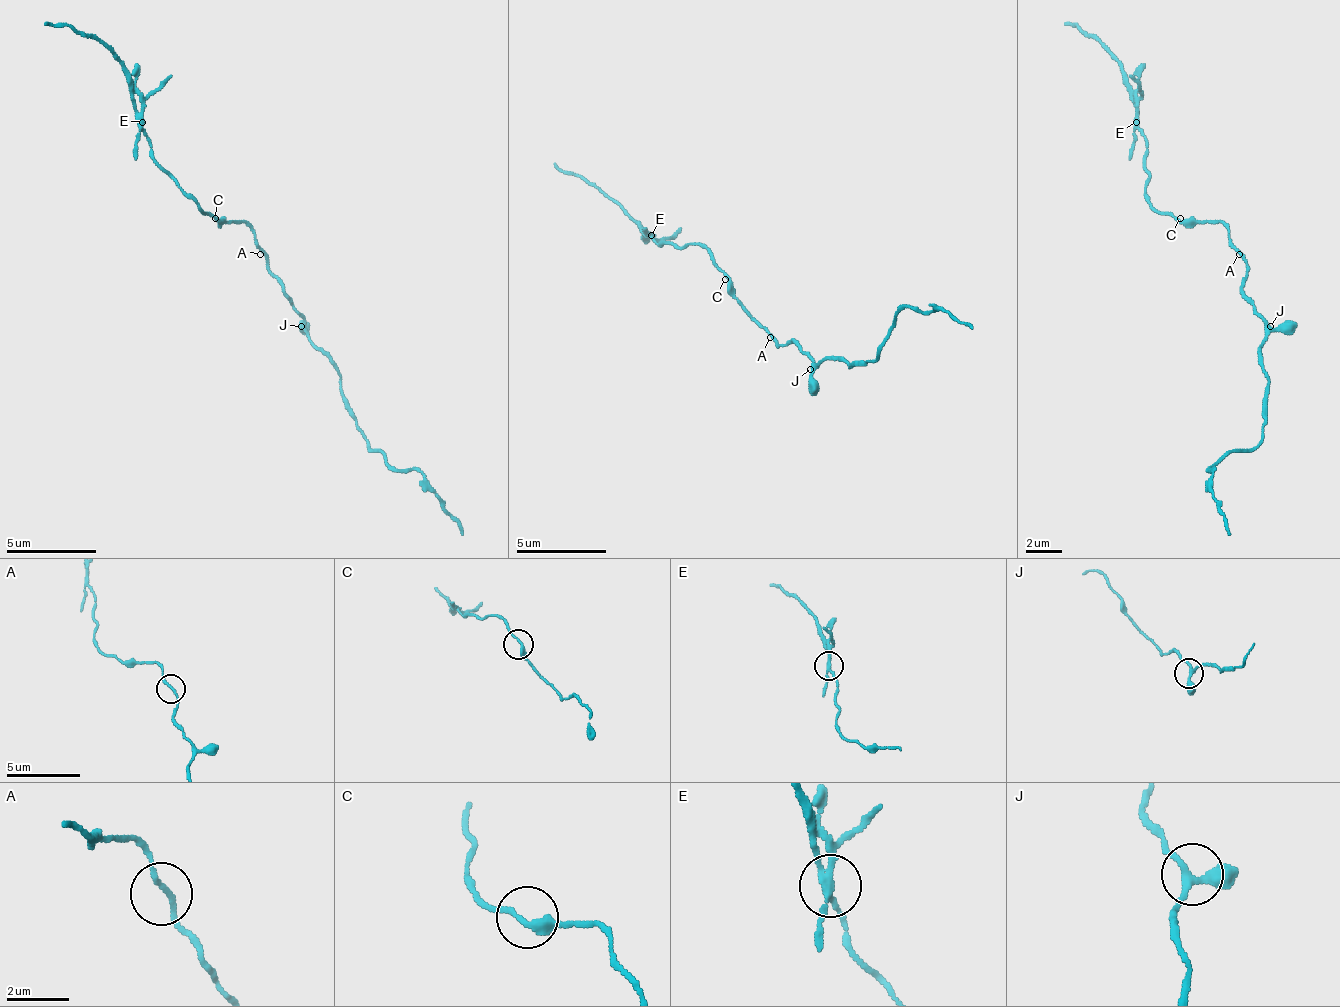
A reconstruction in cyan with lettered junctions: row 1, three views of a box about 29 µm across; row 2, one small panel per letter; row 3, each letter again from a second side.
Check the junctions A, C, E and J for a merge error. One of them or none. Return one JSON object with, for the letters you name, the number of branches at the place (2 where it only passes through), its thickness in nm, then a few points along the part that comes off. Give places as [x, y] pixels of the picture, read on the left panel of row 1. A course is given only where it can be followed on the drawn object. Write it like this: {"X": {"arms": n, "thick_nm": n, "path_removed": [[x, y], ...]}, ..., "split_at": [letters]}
{"E": {"arms": 3, "thick_nm": 200, "path_removed": [[143, 123], [138, 64]]}, "split_at": ["E"]}

